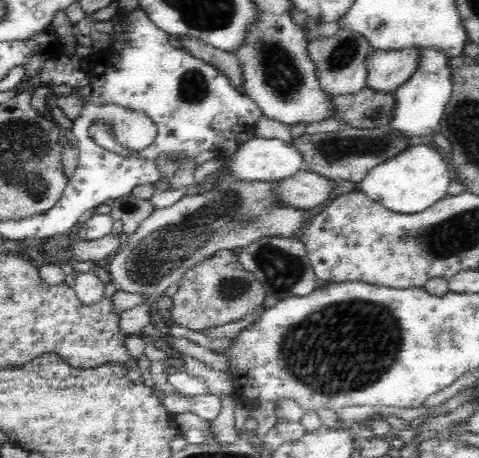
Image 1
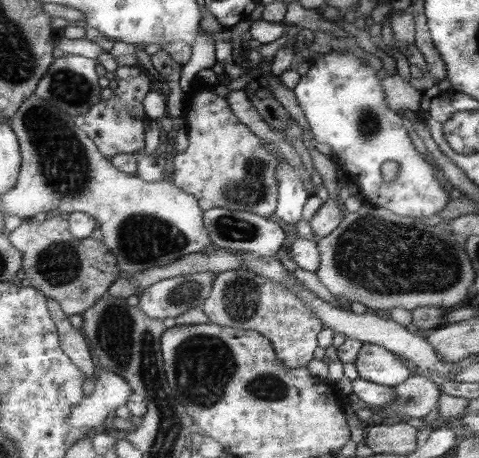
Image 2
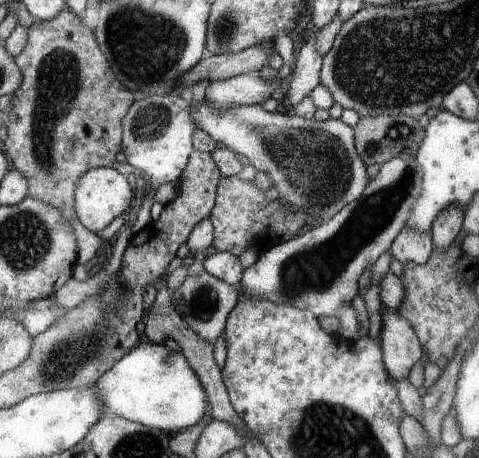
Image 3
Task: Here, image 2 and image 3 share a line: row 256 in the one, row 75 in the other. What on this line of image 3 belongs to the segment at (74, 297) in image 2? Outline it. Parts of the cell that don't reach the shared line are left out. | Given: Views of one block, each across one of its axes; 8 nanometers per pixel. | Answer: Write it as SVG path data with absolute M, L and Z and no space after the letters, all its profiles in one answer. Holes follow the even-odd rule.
M63 8L59 16L51 20L35 20L29 26L27 48L17 56L17 64L23 70L23 86L15 92L9 110L9 126L5 152L13 168L21 170L31 182L31 196L43 200L63 212L71 222L79 216L77 212L77 190L81 178L97 168L113 168L117 154L123 152L125 140L125 118L133 106L133 94L117 82L117 74L111 70L109 58L103 54L103 46L95 32L87 30L83 20L69 8Z

